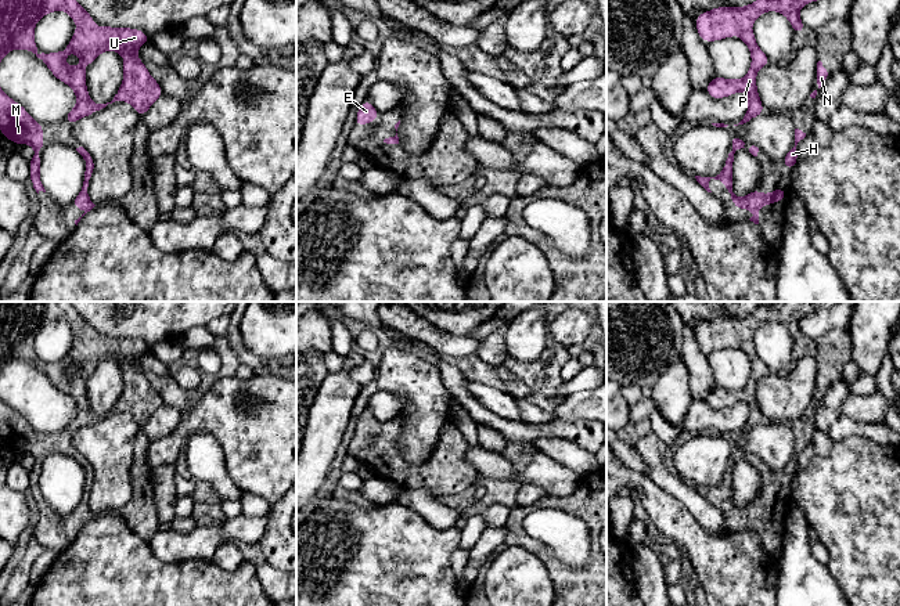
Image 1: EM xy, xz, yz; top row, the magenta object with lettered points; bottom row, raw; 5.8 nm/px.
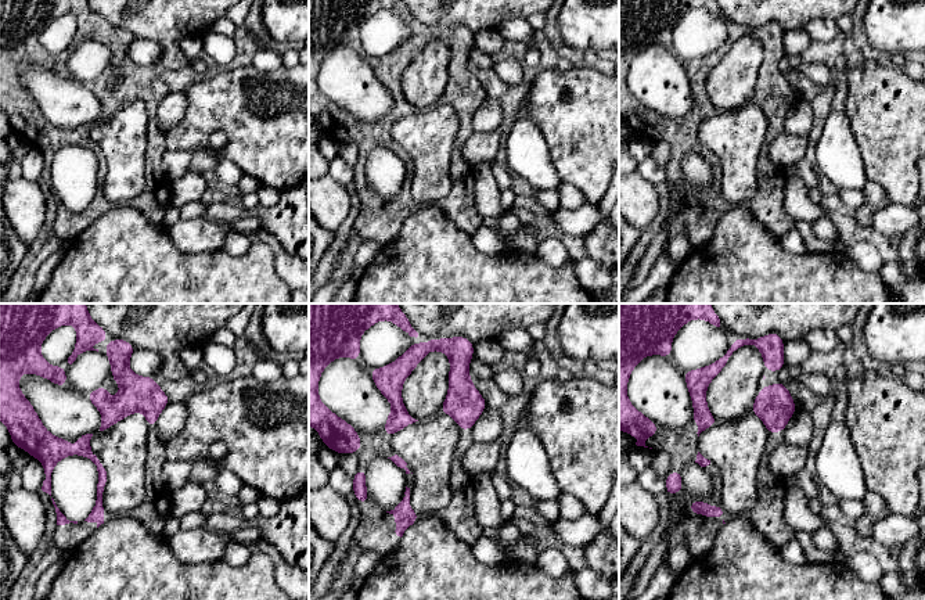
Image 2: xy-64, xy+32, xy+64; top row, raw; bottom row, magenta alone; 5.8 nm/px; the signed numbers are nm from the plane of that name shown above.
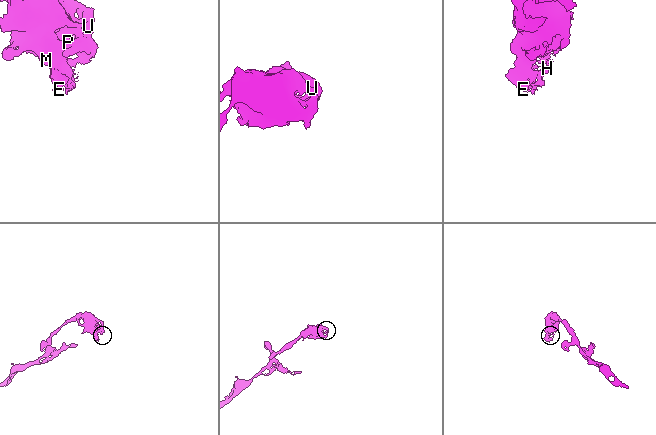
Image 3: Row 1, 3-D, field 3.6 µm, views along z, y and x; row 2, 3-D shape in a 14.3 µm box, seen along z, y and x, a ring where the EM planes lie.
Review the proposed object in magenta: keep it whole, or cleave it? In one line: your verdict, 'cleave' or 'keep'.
keep

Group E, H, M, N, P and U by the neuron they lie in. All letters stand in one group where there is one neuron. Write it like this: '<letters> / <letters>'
E H M N P U

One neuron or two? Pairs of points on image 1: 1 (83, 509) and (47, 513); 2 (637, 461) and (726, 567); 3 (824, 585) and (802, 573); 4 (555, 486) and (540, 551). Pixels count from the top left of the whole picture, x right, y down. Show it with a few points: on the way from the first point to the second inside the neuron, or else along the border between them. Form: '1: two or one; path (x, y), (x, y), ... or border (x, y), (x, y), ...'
1: one; path (75, 518), (56, 519)
2: two; border (620, 461), (626, 466), (648, 476)
3: one; path (818, 585), (807, 574)
4: two; border (582, 480), (572, 493), (564, 497), (546, 497)

